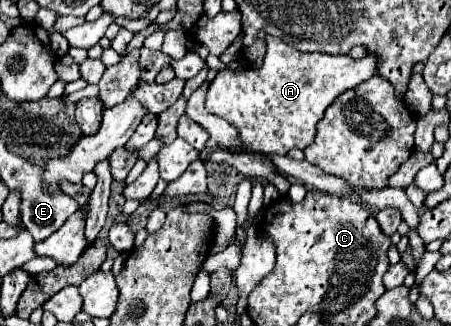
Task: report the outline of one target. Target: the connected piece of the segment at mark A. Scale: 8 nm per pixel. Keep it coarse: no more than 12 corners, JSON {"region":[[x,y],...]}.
{"region":[[268,37],[258,69],[224,69],[206,109],[248,149],[312,143],[366,55],[302,53]]}

